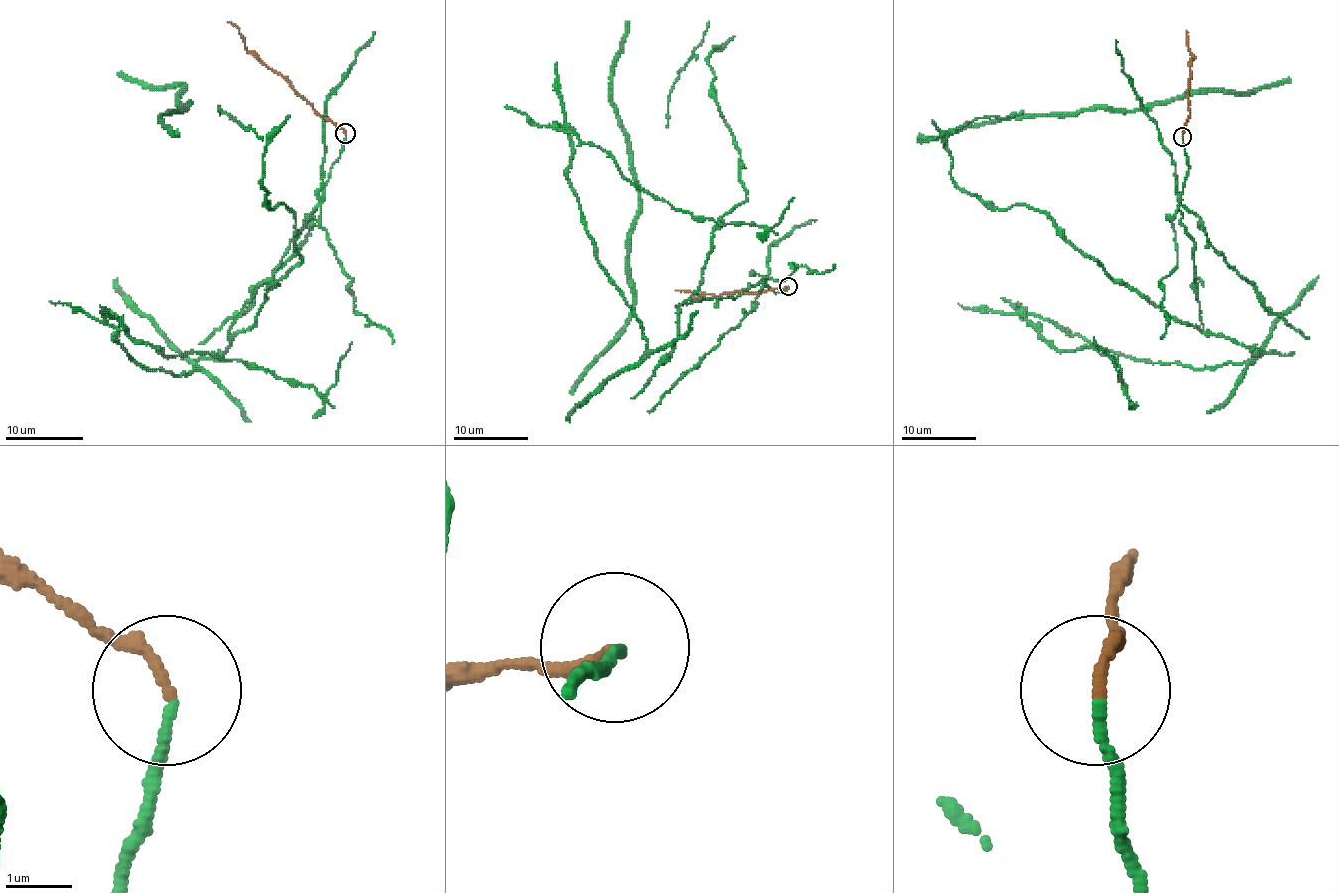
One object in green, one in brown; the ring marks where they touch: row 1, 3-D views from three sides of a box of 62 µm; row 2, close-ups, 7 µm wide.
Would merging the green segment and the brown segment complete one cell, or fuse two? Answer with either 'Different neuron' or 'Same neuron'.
Different neuron

